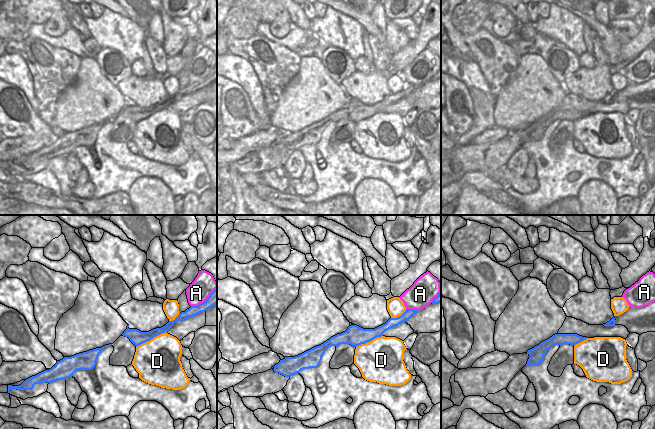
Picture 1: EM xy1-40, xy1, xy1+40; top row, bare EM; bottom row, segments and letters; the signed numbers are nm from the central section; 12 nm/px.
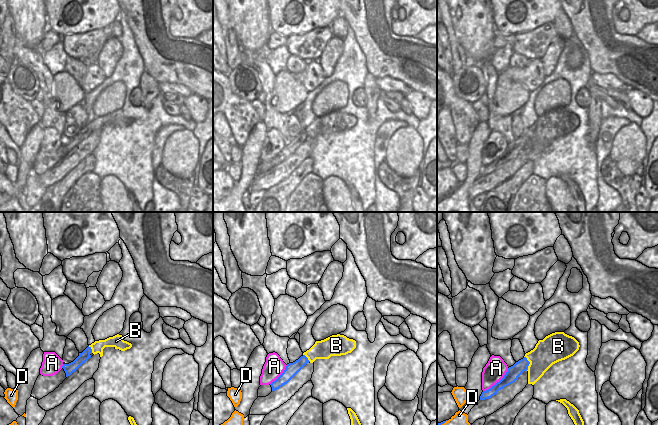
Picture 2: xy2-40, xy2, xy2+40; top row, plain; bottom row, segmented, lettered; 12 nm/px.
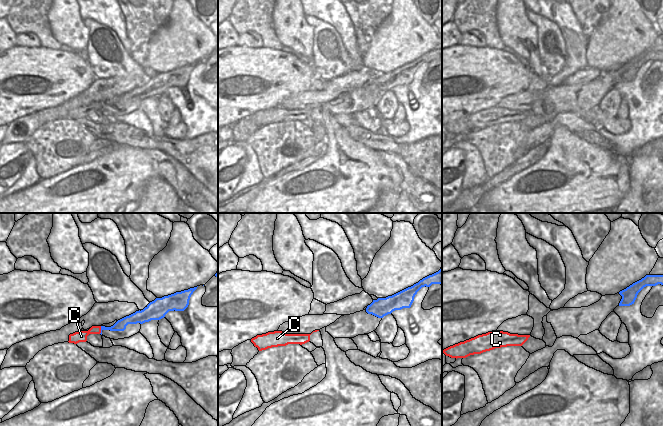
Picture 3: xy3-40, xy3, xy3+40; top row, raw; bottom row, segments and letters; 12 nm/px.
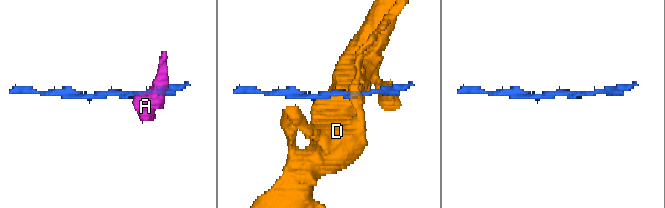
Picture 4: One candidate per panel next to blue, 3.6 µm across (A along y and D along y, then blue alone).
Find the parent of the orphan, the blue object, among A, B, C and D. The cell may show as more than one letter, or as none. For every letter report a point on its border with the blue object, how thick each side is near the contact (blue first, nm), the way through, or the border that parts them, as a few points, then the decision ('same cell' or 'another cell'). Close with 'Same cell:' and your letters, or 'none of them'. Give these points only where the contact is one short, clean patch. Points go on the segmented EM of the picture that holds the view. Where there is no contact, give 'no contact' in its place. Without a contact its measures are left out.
A: meets blue in xy2+40 at (497, 382); 150 nm thick on the blue side, 260 nm on the other; another cell
B: meets blue in xy2+40 at (529, 363); 150 nm thick on the blue side, 320 nm on the other; another cell
C: meets blue in xy3-40 at (101, 330); 140 nm thick on the blue side, 120 nm on the other; runs through xy3-40 (120, 325), (101, 330), (92, 330), (81, 335); same cell
D: meets blue in xy1-40 at (151, 338); 170 nm thick on the blue side, 480 nm on the other; another cell
Same cell: C

